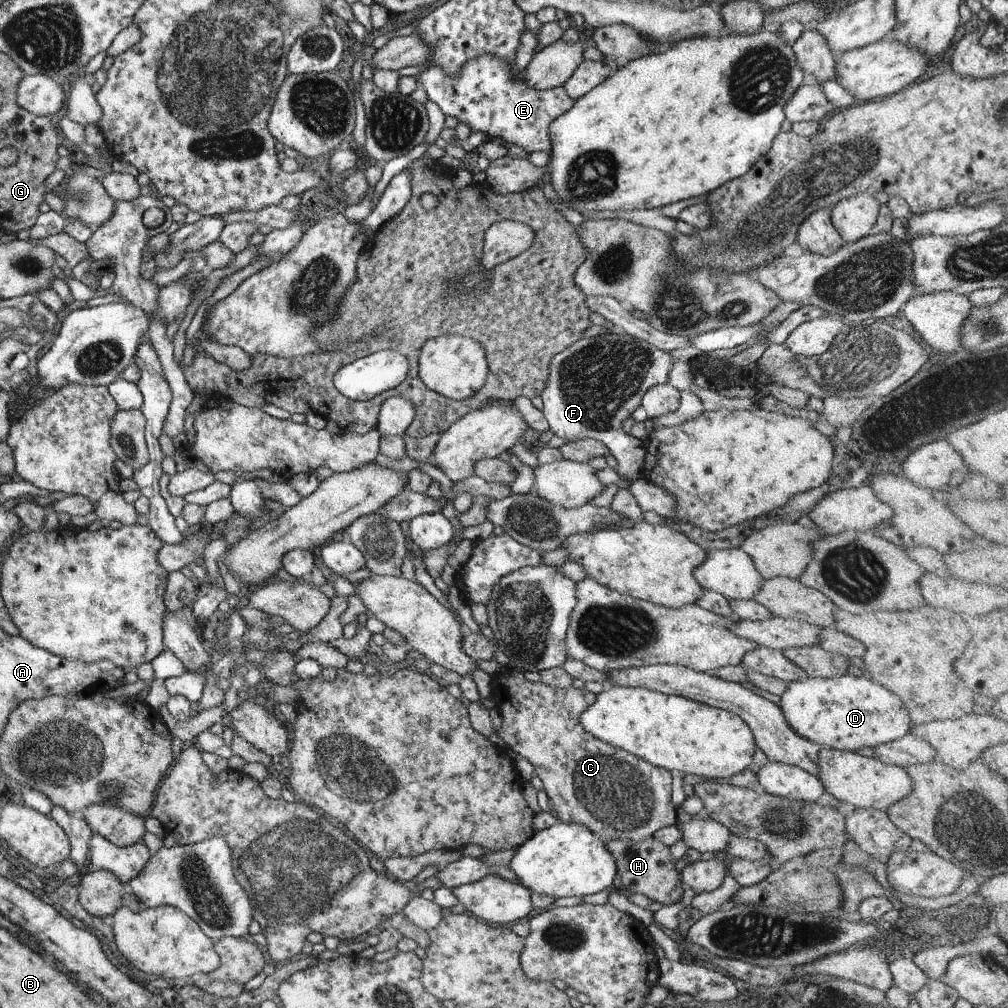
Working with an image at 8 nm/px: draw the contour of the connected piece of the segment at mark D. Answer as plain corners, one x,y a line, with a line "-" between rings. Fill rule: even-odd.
846,673
829,679
805,678
788,684
784,694
780,695
777,705
783,710
787,723
797,735
819,744
822,748
855,752
858,748
880,745
901,739
912,729
911,718
904,703
893,692
868,678
854,677

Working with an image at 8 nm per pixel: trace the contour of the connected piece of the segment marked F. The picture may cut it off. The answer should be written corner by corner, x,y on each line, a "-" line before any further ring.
623,331
576,341
550,361
547,387
541,394
550,430
568,442
594,439
606,445
619,464
617,473
626,480
647,477
644,441
624,432
622,422
641,405
648,389
668,382
673,364
670,353

